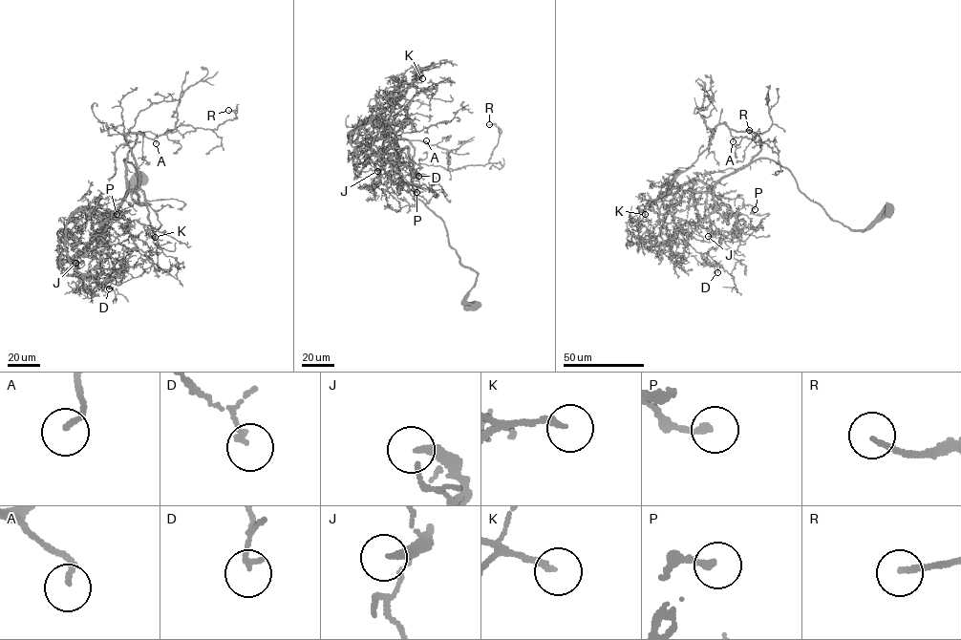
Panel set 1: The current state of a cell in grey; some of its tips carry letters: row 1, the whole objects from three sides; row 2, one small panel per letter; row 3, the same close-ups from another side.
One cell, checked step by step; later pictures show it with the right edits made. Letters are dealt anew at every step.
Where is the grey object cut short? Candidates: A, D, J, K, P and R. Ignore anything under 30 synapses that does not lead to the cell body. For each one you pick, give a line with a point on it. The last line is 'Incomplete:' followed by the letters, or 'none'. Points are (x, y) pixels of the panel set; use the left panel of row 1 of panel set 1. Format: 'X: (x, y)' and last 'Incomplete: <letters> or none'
Incomplete: none

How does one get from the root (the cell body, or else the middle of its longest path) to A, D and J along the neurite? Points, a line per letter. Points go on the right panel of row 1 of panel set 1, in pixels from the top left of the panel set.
A: (888, 212), (851, 230), (800, 191), (787, 169), (752, 160), (761, 147), (756, 134), (730, 129), (733, 141)
D: (888, 212), (851, 230), (800, 191), (787, 169), (758, 159), (717, 182), (704, 219), (679, 224), (717, 272)
J: (888, 212), (851, 230), (800, 191), (787, 169), (758, 159), (717, 182), (708, 221), (715, 232), (708, 236)

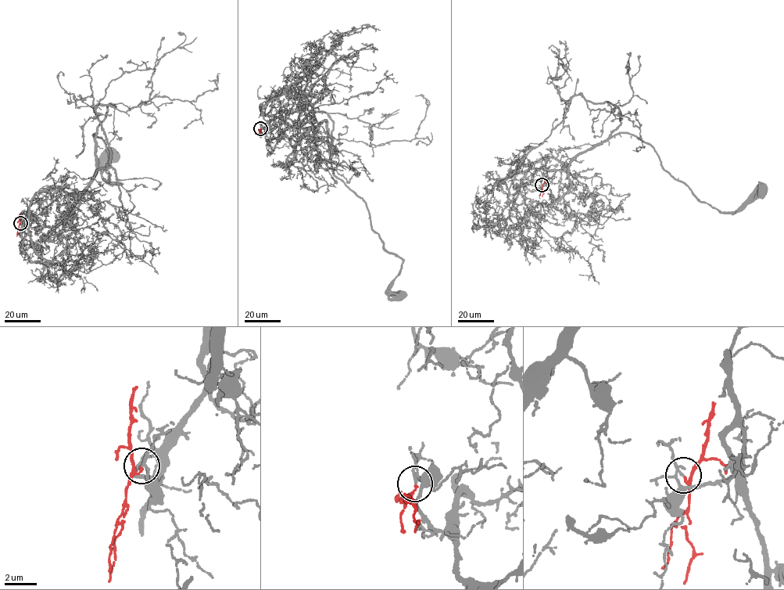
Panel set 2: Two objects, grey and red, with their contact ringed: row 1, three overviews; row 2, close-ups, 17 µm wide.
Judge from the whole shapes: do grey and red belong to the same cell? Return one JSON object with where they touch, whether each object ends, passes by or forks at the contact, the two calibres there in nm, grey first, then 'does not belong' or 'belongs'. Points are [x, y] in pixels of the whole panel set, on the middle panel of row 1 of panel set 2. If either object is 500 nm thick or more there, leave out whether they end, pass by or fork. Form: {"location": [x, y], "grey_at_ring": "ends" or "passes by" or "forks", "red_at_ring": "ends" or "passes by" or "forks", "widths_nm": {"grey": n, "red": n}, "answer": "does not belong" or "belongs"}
{"location": [260, 128], "grey_at_ring": "forks", "red_at_ring": "passes by", "widths_nm": {"grey": 120, "red": 90}, "answer": "does not belong"}

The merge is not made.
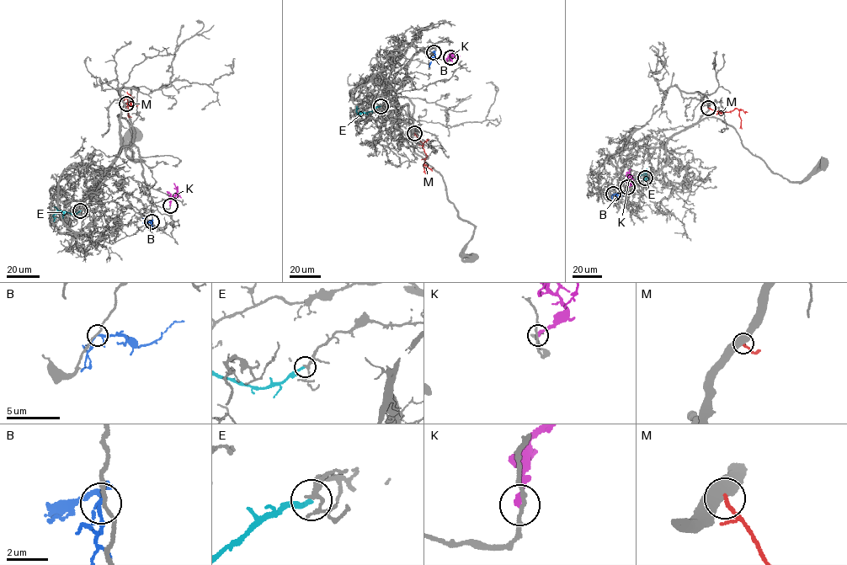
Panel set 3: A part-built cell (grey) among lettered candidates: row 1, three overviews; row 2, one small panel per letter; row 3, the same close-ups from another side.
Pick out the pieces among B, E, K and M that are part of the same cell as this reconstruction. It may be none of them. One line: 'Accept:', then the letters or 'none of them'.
Accept: none of them

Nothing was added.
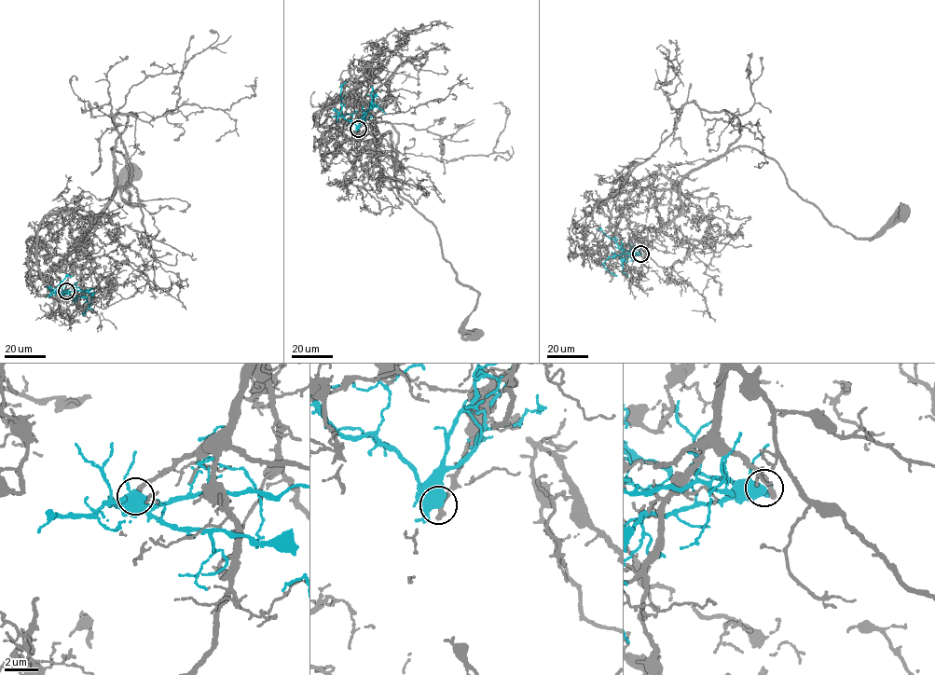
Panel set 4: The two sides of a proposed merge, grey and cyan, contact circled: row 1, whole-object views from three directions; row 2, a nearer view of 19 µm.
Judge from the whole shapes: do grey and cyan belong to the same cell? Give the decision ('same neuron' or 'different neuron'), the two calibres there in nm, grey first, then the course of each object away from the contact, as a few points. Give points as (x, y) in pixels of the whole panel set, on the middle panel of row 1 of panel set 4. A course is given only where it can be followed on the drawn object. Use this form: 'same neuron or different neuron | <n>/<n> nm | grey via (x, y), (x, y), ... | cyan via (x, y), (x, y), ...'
different neuron | 420/400 nm | grey via (359, 129), (370, 111), (378, 133), (368, 144), (391, 133), (397, 192), (477, 293), (463, 327), (474, 336) | cyan via (359, 129), (373, 102), (373, 88), (371, 101), (375, 105)

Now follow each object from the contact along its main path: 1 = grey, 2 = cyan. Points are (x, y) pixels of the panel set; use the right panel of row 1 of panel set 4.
1: (640, 254), (638, 227), (678, 214), (682, 178), (739, 146), (856, 239), (903, 215)
2: (640, 254), (610, 256), (603, 263), (604, 268), (617, 275)

